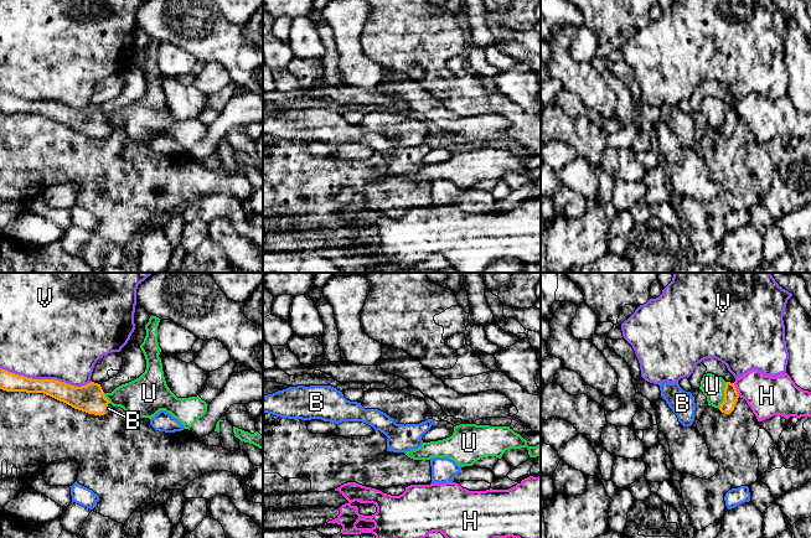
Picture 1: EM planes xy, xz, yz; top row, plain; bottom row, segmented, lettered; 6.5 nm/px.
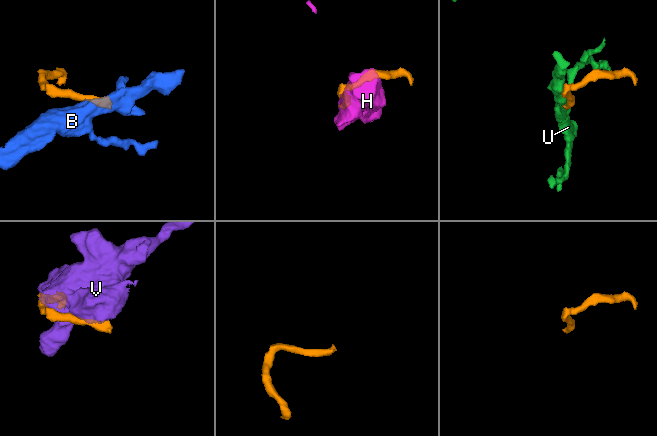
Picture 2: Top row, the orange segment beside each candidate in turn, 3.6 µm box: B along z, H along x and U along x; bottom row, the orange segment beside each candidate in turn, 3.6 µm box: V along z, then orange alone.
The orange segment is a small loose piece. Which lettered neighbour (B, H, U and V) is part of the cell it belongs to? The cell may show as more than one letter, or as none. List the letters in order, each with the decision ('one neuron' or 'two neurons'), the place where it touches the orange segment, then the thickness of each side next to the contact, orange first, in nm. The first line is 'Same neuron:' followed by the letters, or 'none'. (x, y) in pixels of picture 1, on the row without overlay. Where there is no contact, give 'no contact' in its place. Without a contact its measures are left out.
Same neuron: B
B: one neuron; meets orange in xy at (106, 130); 190 nm thick on the orange side, 30 nm on the other
H: two neurons; meets orange in yz at (735, 112); 100 nm thick on the orange side, 260 nm on the other
U: two neurons; meets orange in yz at (724, 118); 100 nm thick on the orange side, 150 nm on the other
V: two neurons; meets orange in xy at (46, 102); 150 nm thick on the orange side, 500 nm on the other

